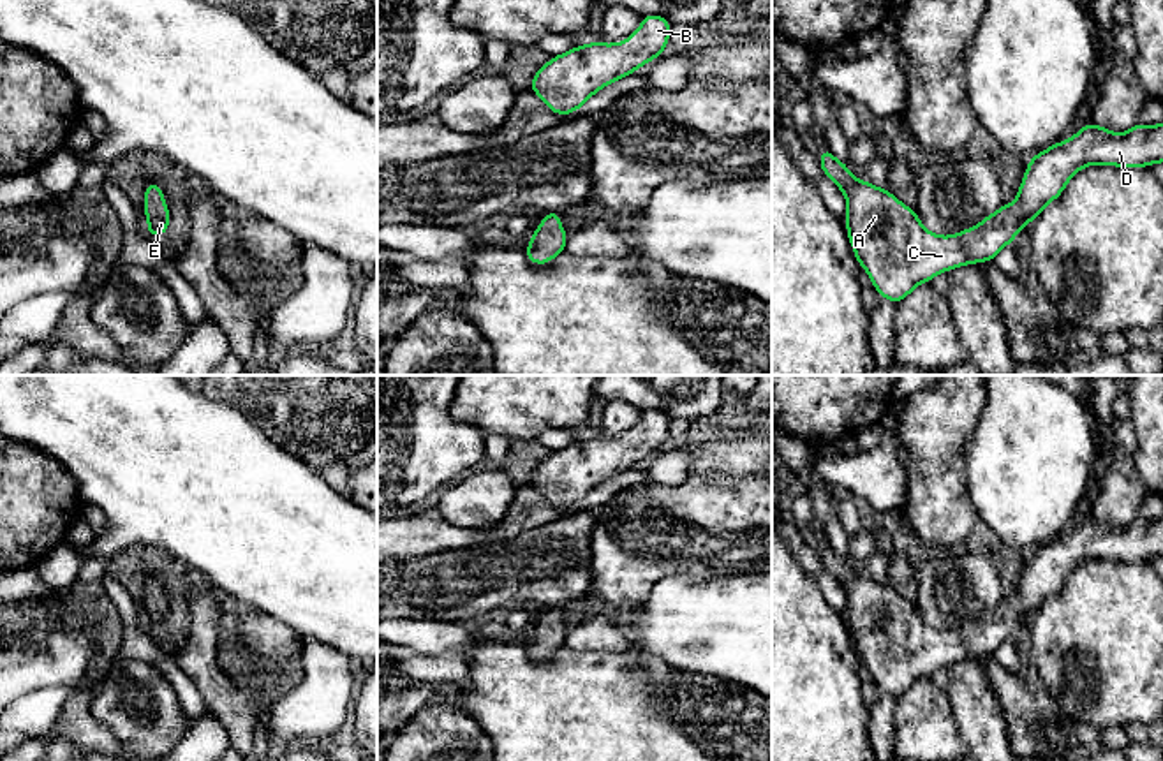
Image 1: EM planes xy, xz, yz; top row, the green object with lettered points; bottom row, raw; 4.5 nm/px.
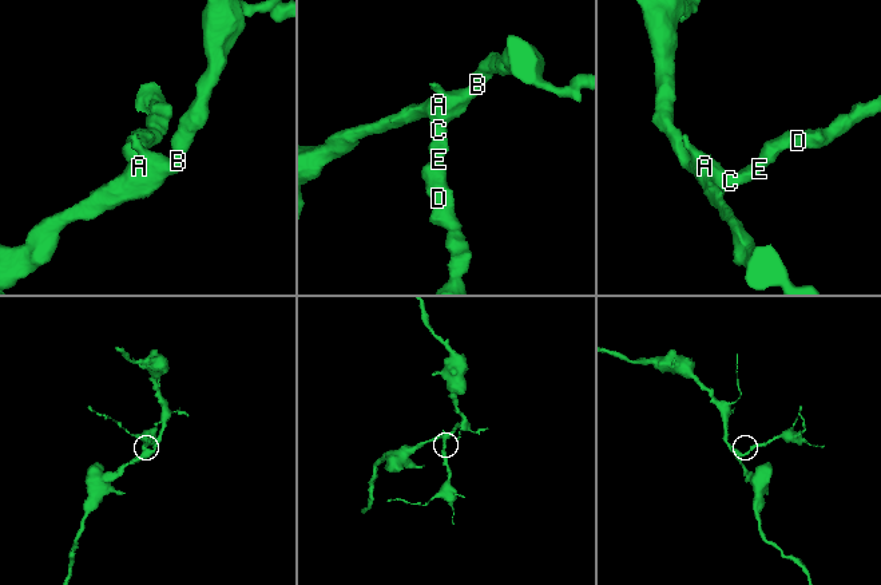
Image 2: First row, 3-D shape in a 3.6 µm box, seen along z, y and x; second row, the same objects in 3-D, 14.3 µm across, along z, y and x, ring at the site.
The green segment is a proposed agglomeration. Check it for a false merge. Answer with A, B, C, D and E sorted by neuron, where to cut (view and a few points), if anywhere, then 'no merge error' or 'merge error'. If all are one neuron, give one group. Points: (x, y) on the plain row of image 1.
A B C D E; no cut; no merge error

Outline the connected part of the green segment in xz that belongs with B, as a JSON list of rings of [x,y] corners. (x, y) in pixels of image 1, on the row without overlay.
[[[648,409],[641,412],[640,423],[622,437],[589,437],[552,451],[534,469],[529,484],[537,488],[550,506],[567,511],[606,479],[663,451],[670,437],[670,419],[666,412]]]

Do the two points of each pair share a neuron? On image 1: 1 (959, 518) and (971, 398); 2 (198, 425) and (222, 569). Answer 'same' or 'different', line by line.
1: same
2: same

